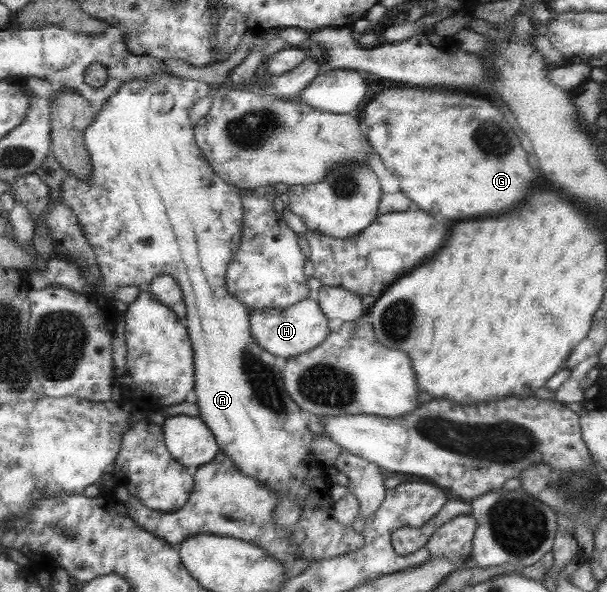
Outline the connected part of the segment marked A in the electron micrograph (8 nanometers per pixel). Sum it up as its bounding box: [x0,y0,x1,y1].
[61,74,364,562]

